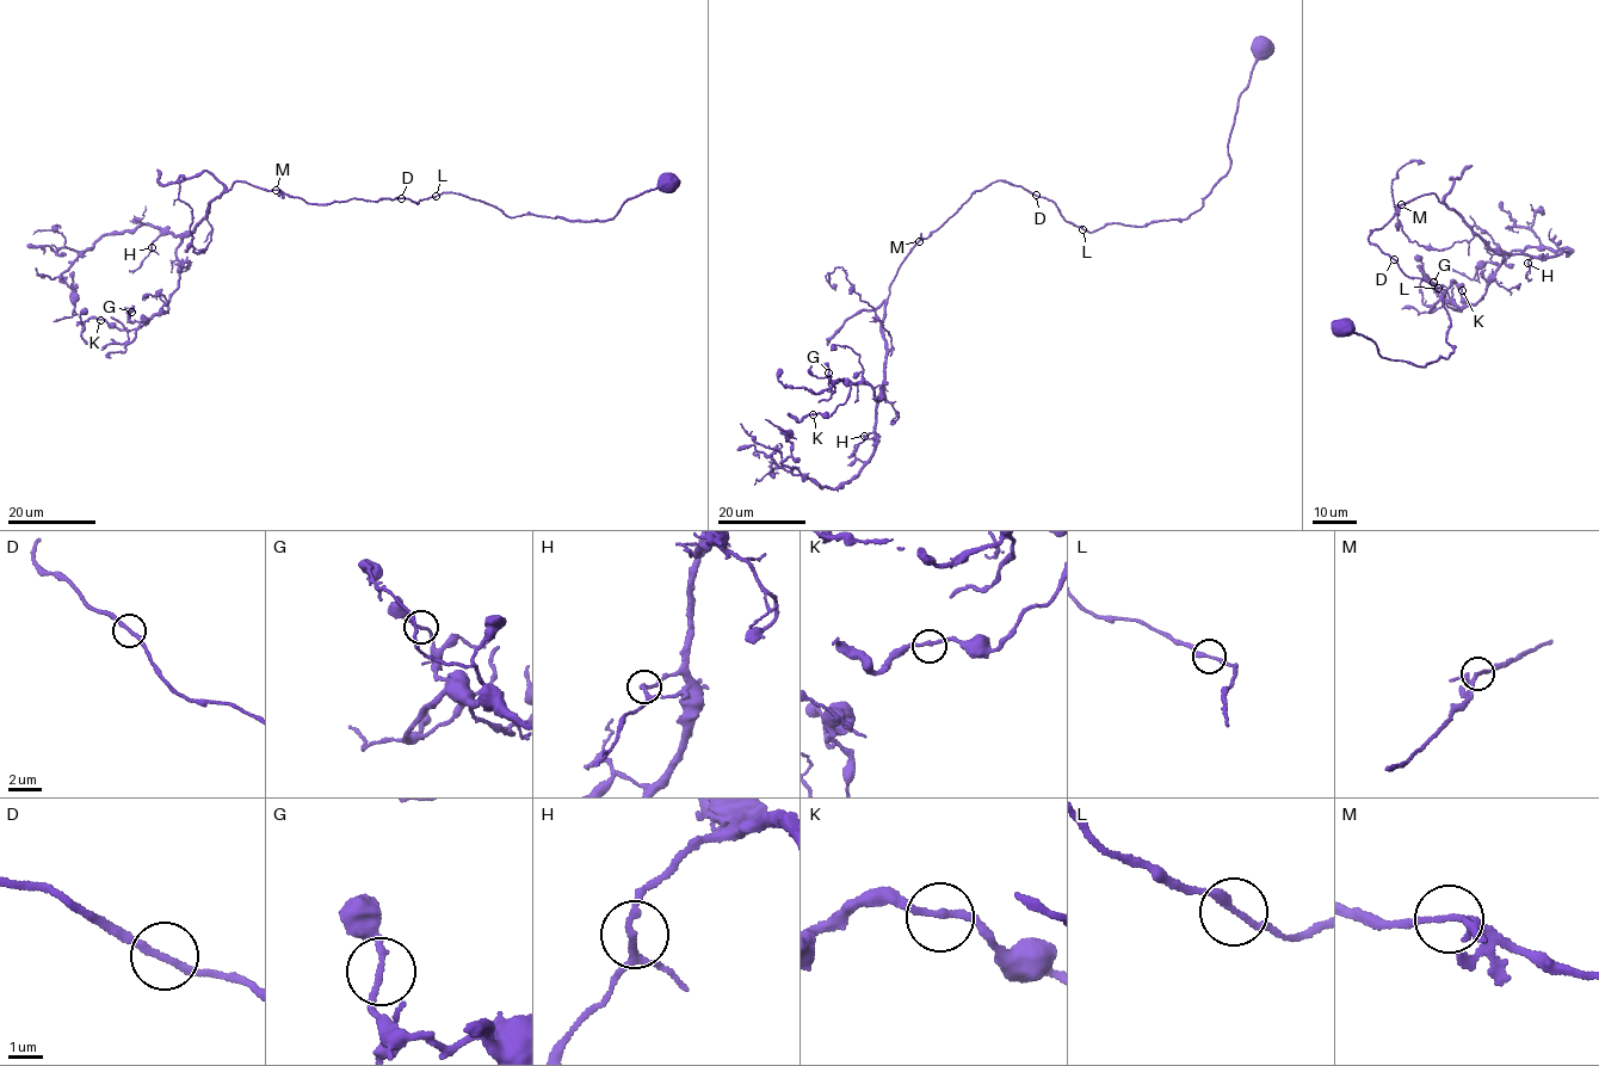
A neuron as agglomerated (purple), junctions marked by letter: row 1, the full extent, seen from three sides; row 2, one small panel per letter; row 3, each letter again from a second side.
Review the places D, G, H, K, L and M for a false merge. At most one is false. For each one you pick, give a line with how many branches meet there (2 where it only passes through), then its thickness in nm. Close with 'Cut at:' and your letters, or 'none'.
Cut at: none

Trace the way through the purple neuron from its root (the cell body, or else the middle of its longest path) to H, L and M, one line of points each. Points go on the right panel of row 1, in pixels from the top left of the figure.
H: (1344, 325), (1388, 358), (1424, 367), (1452, 351), (1445, 289), (1366, 238), (1431, 192), (1527, 263)
L: (1344, 325), (1375, 343), (1383, 357), (1421, 367), (1446, 358), (1454, 350), (1445, 338), (1445, 290), (1439, 287)
M: (1344, 325), (1388, 358), (1424, 367), (1452, 351), (1445, 289), (1408, 277), (1366, 238), (1401, 204)

